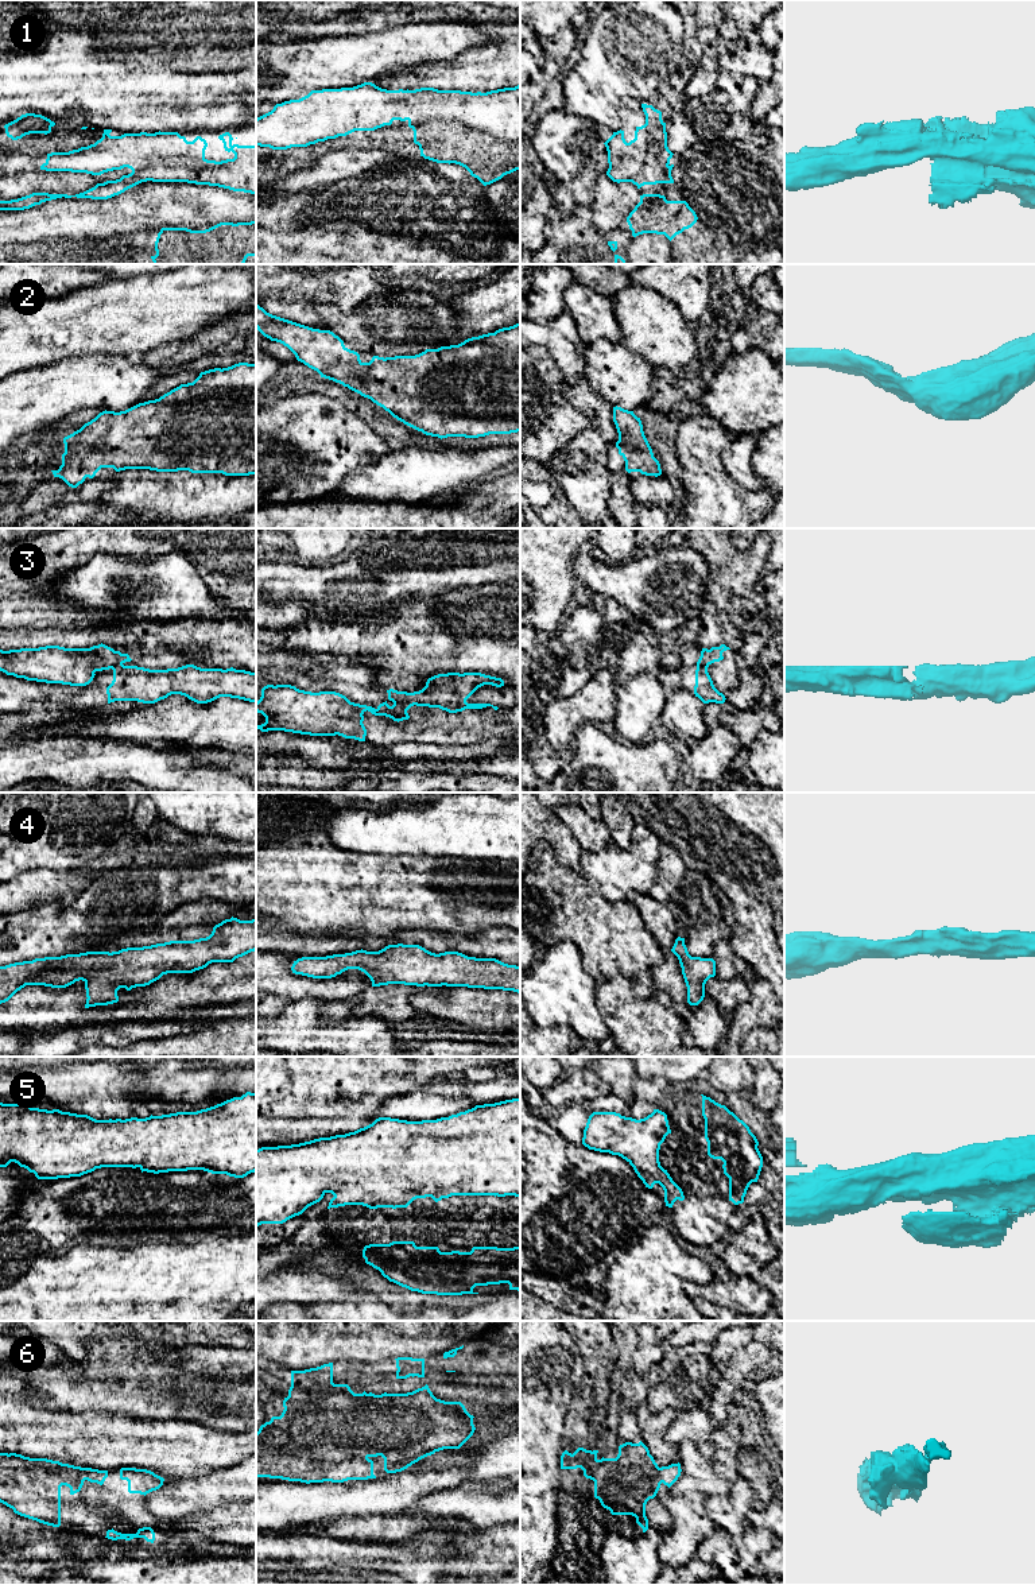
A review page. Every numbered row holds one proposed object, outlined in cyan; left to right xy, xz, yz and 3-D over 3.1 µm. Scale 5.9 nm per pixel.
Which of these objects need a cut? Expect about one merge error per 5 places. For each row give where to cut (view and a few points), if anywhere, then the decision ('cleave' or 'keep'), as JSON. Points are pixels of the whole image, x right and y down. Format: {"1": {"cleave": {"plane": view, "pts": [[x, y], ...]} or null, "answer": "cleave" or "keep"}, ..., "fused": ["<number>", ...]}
{"1": {"cleave": null, "answer": "keep"}, "2": {"cleave": null, "answer": "keep"}, "3": {"cleave": {"plane": "xy", "pts": [[121, 663], [112, 669]]}, "answer": "cleave"}, "4": {"cleave": null, "answer": "keep"}, "5": {"cleave": null, "answer": "keep"}, "6": {"cleave": null, "answer": "keep"}, "fused": ["3"]}

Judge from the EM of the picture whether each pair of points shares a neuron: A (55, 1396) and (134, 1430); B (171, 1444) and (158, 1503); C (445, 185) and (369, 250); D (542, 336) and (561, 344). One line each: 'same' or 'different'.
A: different
B: different
C: same
D: same

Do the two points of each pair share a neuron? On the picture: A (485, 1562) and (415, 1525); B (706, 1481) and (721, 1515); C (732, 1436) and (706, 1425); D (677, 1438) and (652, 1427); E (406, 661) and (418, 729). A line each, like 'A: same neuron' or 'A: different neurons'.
A: different neurons
B: different neurons
C: different neurons
D: different neurons
E: different neurons

